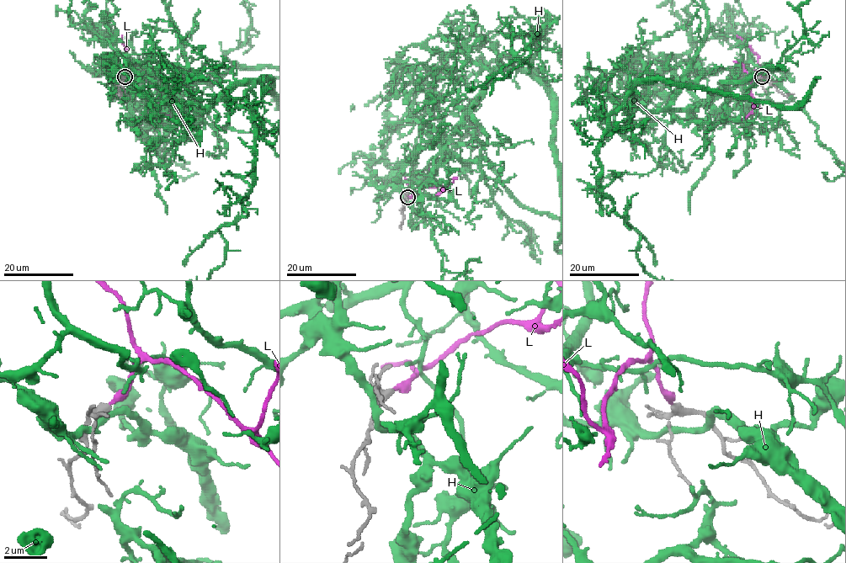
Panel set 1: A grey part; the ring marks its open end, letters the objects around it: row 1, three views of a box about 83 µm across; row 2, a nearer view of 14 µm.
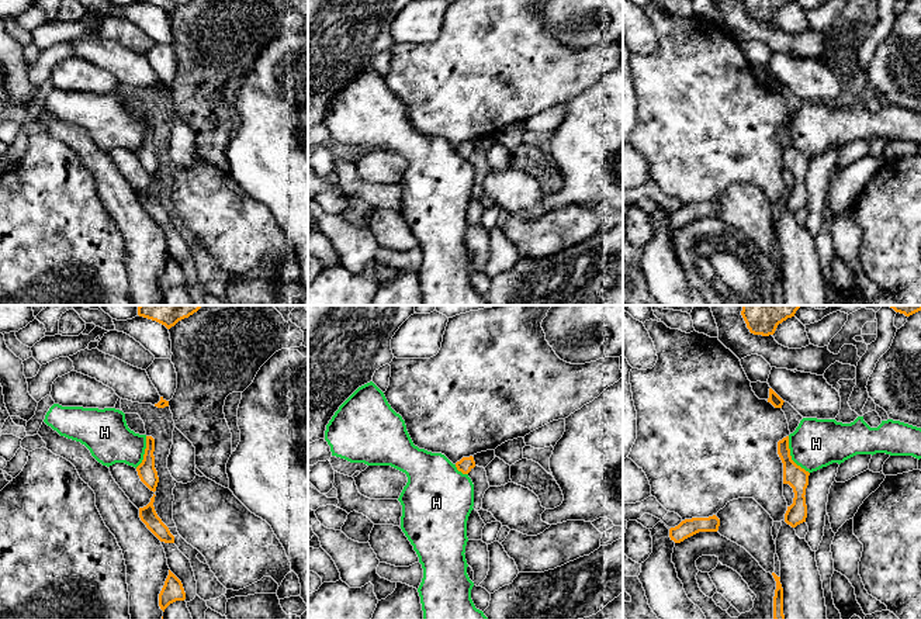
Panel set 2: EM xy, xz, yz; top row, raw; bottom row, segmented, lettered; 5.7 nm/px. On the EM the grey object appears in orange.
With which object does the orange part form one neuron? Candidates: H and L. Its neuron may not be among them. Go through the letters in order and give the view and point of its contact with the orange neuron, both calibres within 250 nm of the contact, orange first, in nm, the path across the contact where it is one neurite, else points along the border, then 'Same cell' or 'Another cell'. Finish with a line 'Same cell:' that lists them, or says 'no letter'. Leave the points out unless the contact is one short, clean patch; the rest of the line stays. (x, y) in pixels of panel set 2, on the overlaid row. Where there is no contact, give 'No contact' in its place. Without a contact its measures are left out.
H: Touches orange at yz (790, 456). Thickness 120 nm (orange) against 280 nm. Boundary: yz (788, 436), (790, 457), (809, 473). Another cell
L: No contact. Same cell
Same cell: L

